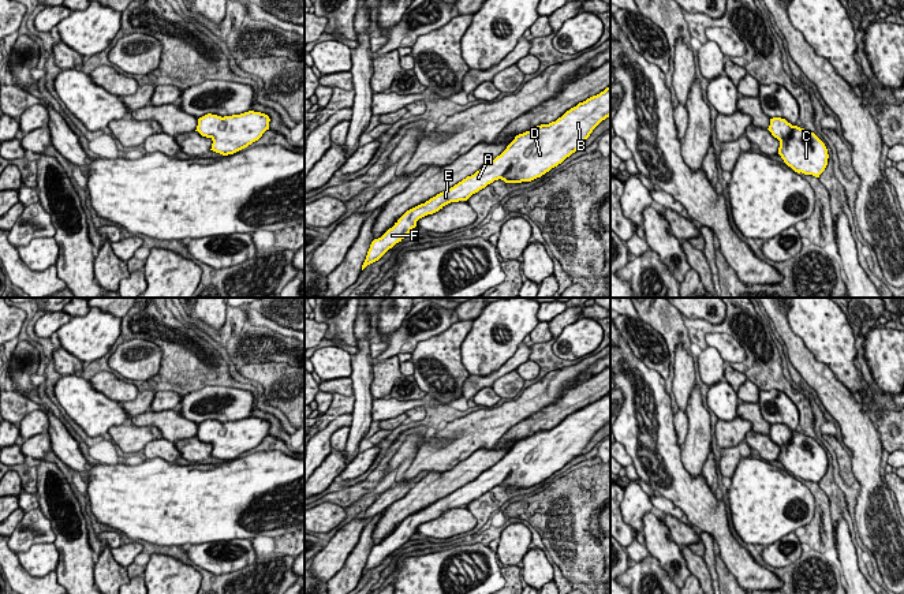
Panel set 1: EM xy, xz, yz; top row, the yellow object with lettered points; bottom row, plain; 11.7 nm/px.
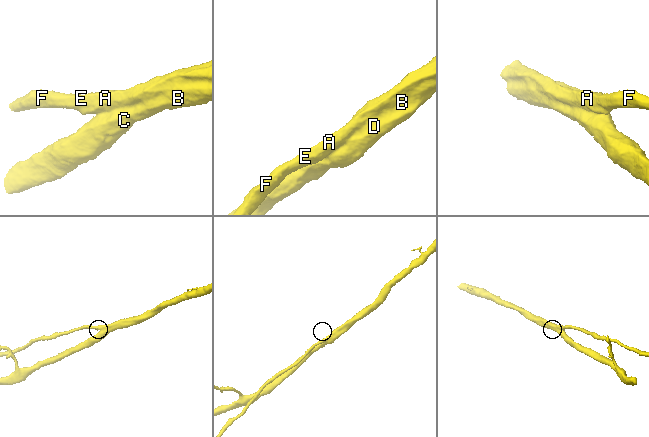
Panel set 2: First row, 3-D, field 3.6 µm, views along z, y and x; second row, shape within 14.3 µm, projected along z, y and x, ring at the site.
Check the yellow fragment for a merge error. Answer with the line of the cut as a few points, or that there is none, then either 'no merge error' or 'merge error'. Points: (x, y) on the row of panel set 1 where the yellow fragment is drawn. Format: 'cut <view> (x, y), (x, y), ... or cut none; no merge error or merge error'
cut none; no merge error

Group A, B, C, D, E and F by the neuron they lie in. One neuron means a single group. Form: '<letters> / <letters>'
A B C D E F

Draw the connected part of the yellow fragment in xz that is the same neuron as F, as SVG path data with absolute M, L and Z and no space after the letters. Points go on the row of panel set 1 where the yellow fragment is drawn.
M610 86L597 96L579 102L561 117L519 134L507 149L474 175L437 194L425 203L407 210L381 238L374 239L362 270L378 261L389 249L401 242L416 221L433 214L451 202L467 201L494 180L505 183L531 182L541 178L580 149L593 130L610 116Z

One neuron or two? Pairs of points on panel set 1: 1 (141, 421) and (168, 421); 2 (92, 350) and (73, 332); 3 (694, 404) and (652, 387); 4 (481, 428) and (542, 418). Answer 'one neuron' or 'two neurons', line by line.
1: one neuron
2: one neuron
3: two neurons
4: two neurons

